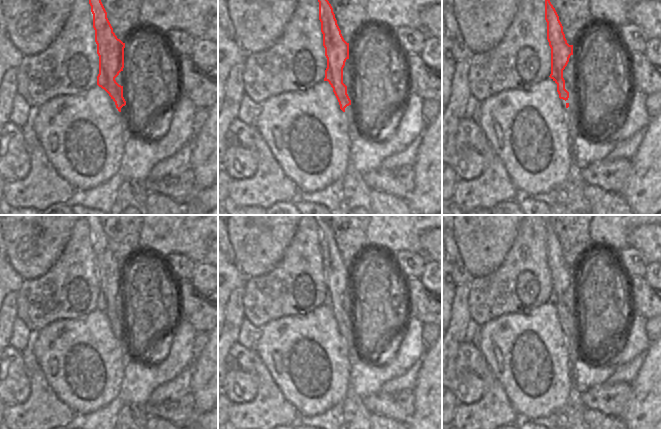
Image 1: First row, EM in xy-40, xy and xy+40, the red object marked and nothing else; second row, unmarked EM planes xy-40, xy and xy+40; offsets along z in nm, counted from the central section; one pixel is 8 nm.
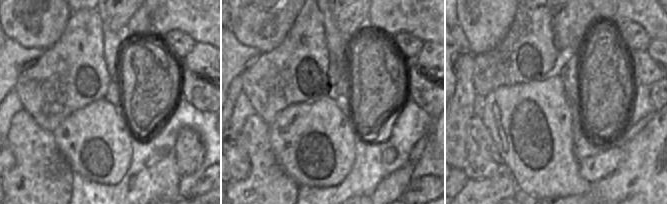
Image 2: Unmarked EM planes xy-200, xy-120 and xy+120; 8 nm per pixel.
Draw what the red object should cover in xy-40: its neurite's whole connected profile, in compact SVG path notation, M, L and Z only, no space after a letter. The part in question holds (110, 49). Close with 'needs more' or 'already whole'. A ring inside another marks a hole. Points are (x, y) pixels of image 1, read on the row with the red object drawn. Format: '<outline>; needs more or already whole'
M89 0L89 4L93 14L93 28L99 56L97 85L104 89L115 102L116 108L121 113L125 136L130 137L134 132L130 124L128 106L123 97L123 86L115 80L124 68L125 43L113 32L101 0Z; needs more

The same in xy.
M318 0L319 20L323 34L323 46L327 58L324 81L328 81L339 102L340 109L345 113L349 136L357 135L355 110L347 94L347 86L343 83L343 68L349 59L349 43L347 43L337 24L333 8L328 0Z; needs more

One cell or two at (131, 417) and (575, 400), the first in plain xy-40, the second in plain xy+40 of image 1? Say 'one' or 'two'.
one

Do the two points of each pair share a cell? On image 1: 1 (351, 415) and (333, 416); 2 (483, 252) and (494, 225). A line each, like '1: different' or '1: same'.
1: different
2: same

